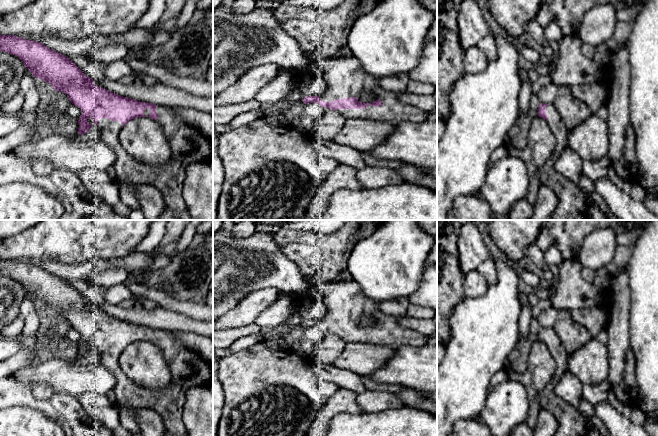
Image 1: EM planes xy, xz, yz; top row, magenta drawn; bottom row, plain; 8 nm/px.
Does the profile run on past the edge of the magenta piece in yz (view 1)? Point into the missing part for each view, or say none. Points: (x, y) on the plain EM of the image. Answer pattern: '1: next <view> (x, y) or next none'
1: next yz (571, 422)

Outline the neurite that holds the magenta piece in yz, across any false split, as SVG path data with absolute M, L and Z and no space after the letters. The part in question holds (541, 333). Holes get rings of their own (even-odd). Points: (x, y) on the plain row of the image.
M541 327L537 334L530 333L528 336L520 336L514 349L510 352L509 368L516 373L523 374L527 369L530 348L537 340L548 346L550 354L556 362L555 376L540 395L541 409L551 412L558 421L559 426L554 436L588 436L586 421L581 412L554 392L555 386L569 370L569 355L553 328Z

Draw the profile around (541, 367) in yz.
M537 340L530 348L527 369L523 374L514 372L508 364L506 368L508 379L522 383L526 389L530 403L530 415L527 417L526 423L534 429L541 410L540 395L555 376L556 362L552 358L548 346Z

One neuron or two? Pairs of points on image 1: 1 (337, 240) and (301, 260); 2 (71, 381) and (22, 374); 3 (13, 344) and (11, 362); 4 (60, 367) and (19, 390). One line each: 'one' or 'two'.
1: two
2: one
3: two
4: two

